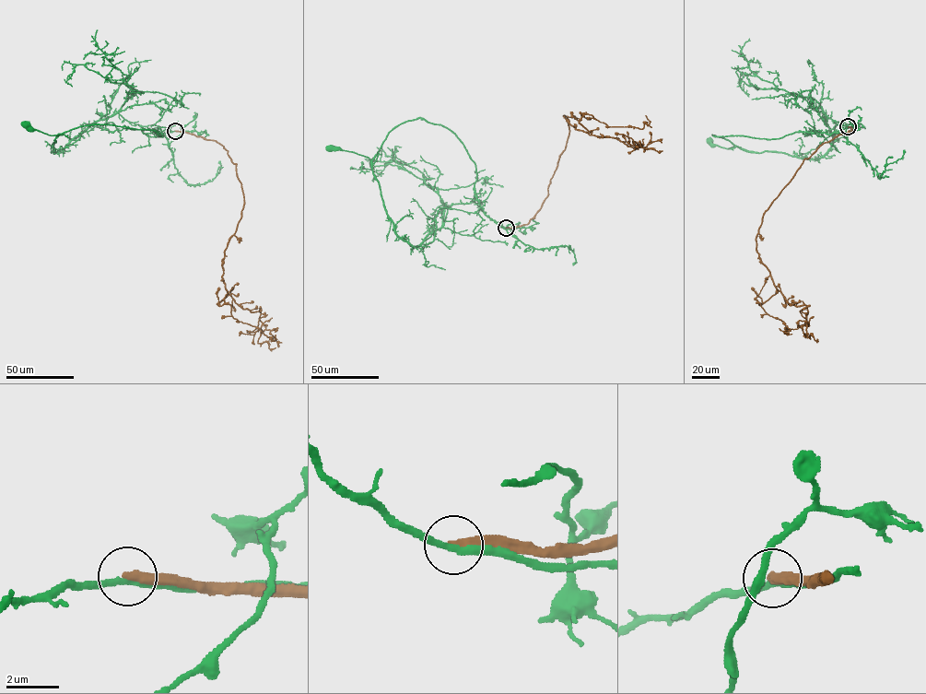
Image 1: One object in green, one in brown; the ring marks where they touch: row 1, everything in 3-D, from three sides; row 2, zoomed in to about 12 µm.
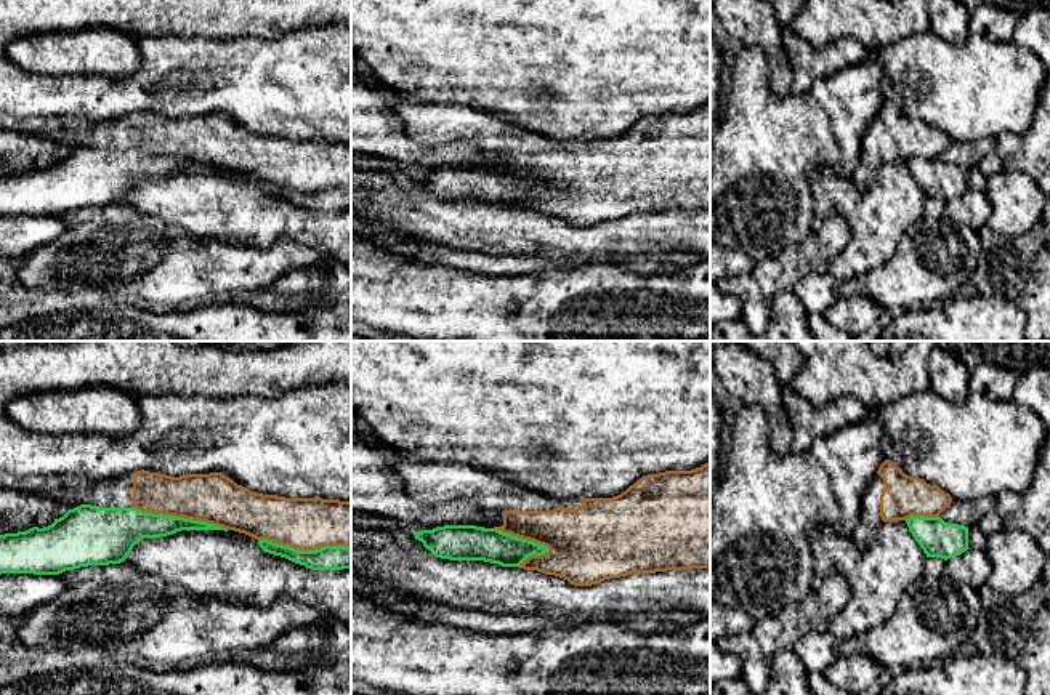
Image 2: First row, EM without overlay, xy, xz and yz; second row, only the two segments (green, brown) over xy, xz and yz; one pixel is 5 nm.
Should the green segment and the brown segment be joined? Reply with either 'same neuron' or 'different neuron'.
different neuron

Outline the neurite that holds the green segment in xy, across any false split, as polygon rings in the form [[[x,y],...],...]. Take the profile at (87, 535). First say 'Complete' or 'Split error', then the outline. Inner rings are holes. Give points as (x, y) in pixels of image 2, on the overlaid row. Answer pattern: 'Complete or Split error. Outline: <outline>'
Complete. Outline: [[[80,504],[48,527],[0,535],[0,575],[59,575],[88,565],[123,562],[143,538],[160,538],[181,530],[228,528],[136,508]]]

